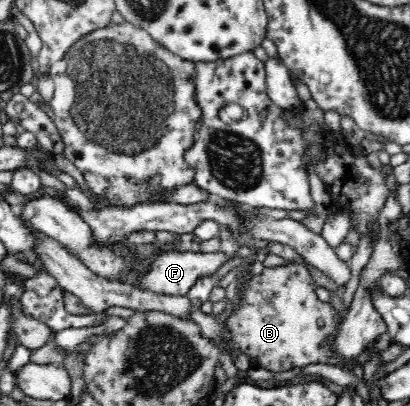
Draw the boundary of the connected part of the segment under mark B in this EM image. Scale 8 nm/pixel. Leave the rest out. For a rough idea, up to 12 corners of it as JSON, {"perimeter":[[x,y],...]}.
{"perimeter":[[298,262],[235,298],[235,349],[273,372],[331,356],[337,312]]}

